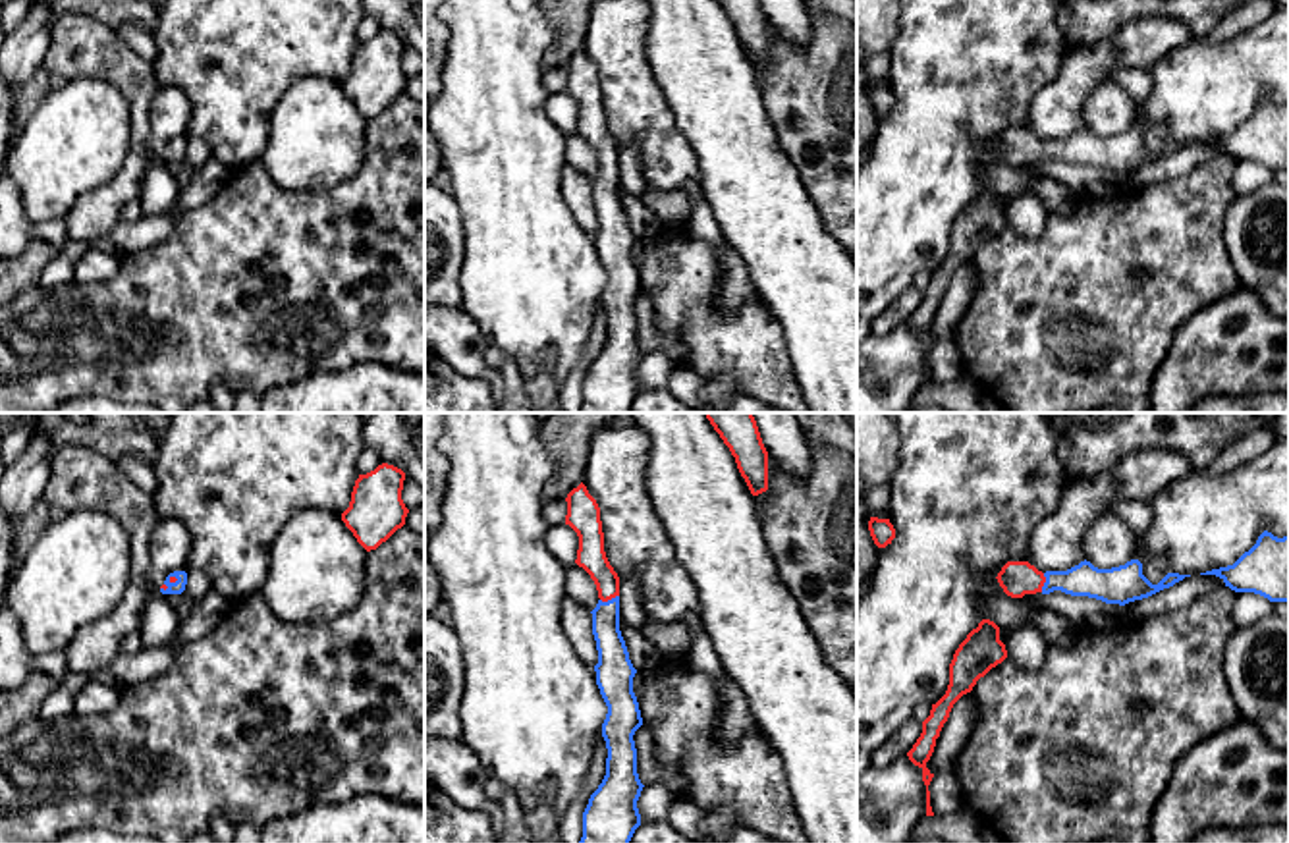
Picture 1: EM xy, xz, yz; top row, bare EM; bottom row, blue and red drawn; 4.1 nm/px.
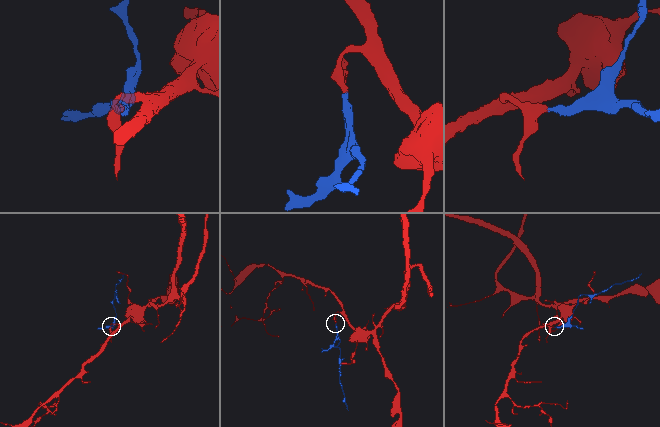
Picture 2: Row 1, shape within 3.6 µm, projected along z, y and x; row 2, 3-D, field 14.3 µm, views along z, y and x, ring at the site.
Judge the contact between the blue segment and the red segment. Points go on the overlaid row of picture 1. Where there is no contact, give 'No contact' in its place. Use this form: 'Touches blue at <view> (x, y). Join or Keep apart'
Touches blue at xz (608, 600). Join

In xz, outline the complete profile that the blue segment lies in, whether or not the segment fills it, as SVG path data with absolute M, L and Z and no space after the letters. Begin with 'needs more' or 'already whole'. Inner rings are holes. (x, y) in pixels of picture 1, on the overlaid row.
needs more; M581 482L567 498L565 525L579 536L575 563L596 585L598 604L592 613L592 635L598 650L596 685L608 706L602 723L606 741L606 775L590 795L583 812L583 837L579 843L629 843L641 826L637 801L643 783L637 774L637 748L633 735L643 725L633 677L637 669L629 660L619 631L619 577L604 552L600 507Z

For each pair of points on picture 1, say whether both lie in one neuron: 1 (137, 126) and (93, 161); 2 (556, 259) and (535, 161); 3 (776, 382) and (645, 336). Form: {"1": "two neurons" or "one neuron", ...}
{"1": "two neurons", "2": "one neuron", "3": "two neurons"}

